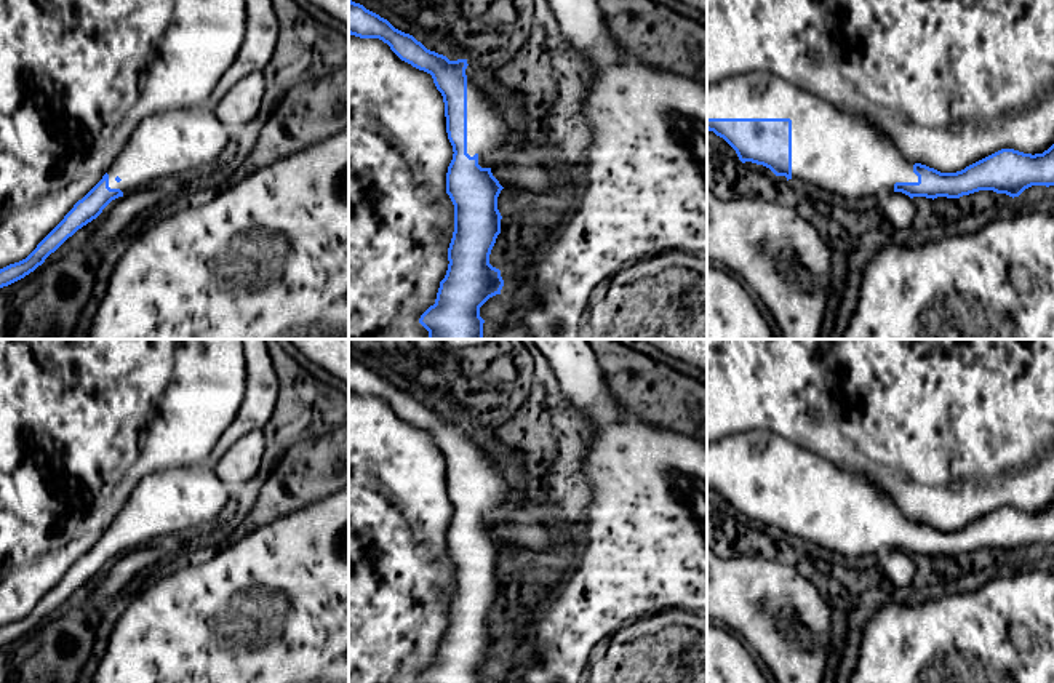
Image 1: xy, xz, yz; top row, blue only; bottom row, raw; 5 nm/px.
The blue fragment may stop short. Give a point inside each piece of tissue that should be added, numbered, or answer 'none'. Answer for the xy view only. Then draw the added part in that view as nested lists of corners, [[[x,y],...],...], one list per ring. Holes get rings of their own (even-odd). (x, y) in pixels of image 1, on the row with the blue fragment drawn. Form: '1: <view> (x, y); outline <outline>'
1: xy (171, 144); outline [[[208,104],[149,115],[110,163],[109,187],[126,195],[214,168],[227,142],[227,130]]]

